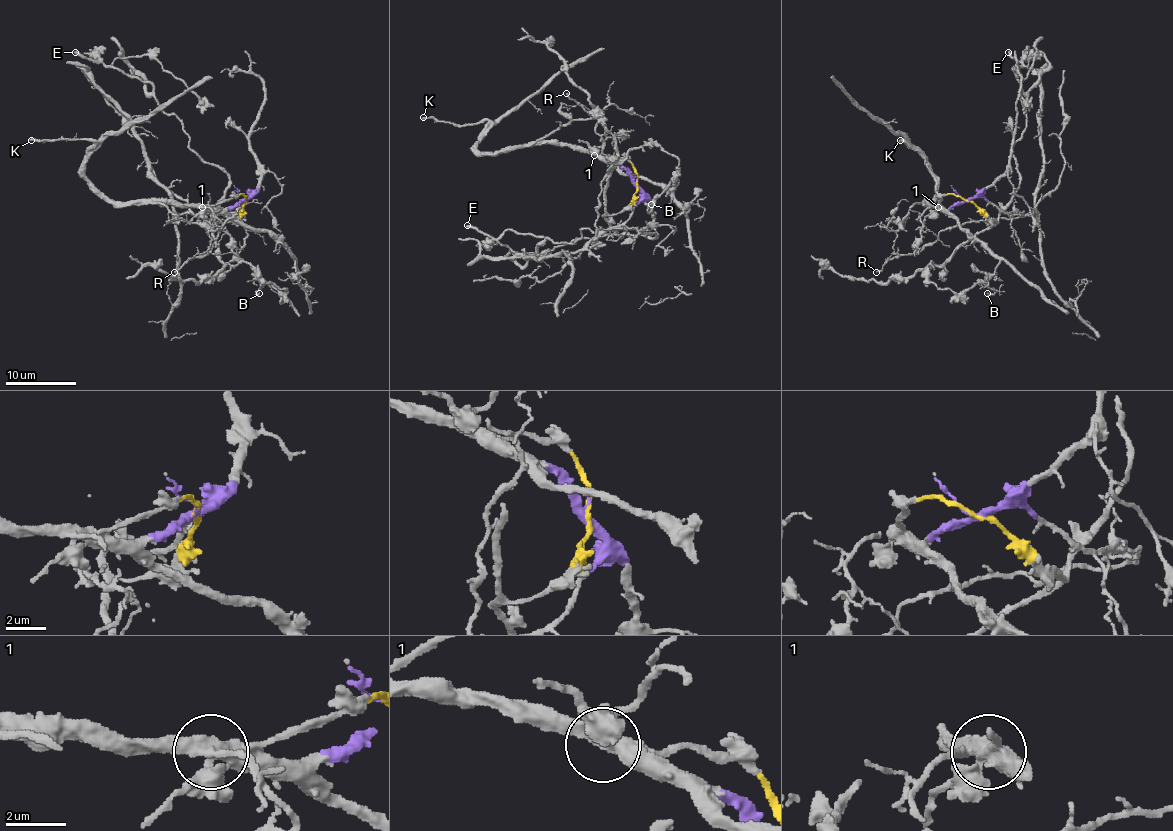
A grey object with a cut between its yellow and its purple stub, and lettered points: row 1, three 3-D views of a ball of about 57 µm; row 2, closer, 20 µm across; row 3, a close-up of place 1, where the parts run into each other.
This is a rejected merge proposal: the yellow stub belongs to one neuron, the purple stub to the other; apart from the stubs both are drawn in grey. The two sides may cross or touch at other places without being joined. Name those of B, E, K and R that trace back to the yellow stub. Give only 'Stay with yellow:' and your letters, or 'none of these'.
Stay with yellow: B, E, R

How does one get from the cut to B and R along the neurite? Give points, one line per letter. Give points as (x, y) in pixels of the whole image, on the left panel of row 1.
B: (244, 200), (232, 219), (214, 224), (216, 255), (232, 265), (246, 262), (287, 290), (264, 283), (258, 293)
R: (244, 200), (232, 219), (205, 219), (221, 230), (211, 247), (174, 272)

